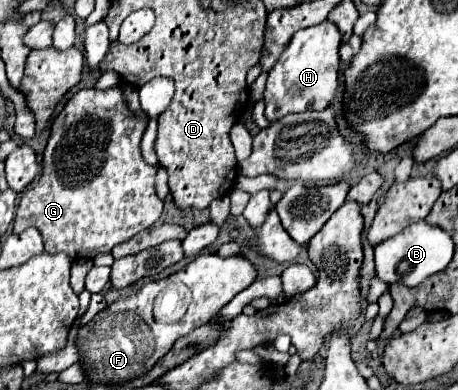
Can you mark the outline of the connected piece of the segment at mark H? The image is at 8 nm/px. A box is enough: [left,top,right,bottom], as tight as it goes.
[265,21,341,121]

